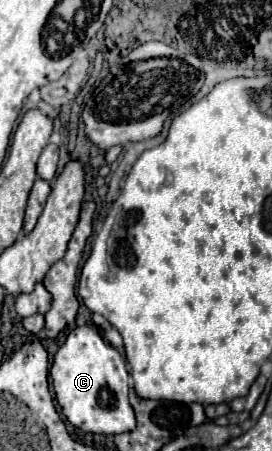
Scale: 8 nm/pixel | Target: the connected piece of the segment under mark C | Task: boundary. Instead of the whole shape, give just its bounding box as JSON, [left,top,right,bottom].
[50,325,136,435]

